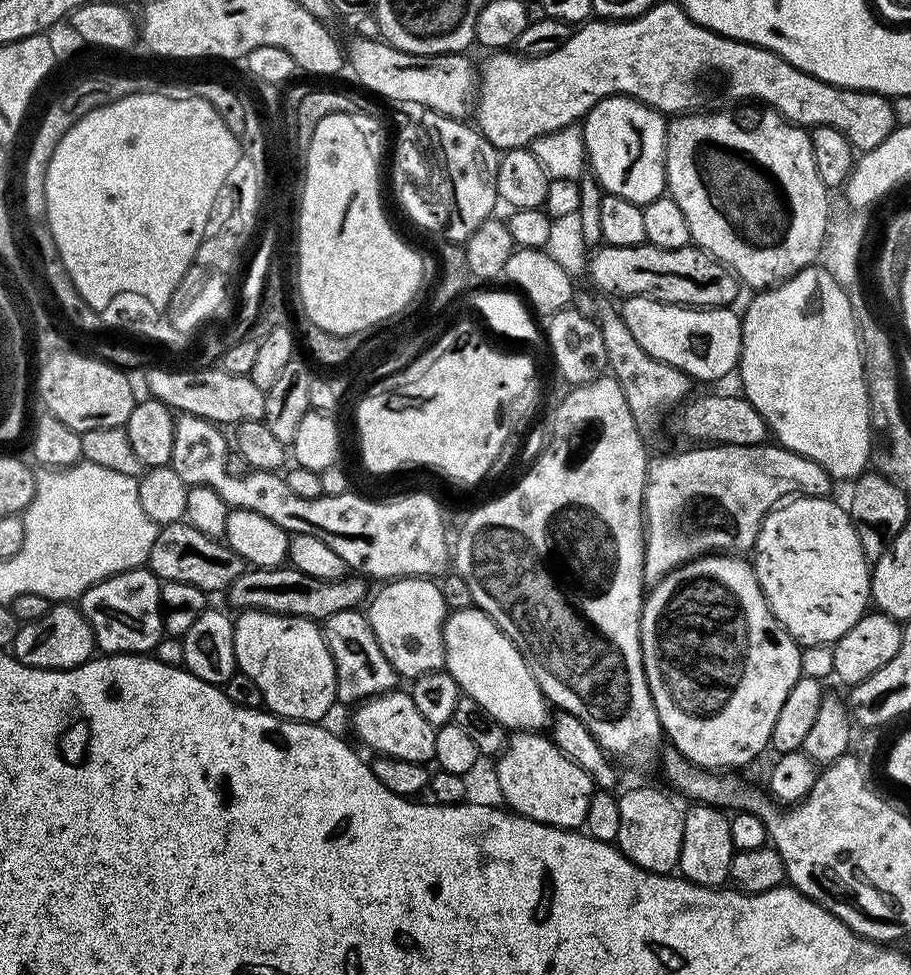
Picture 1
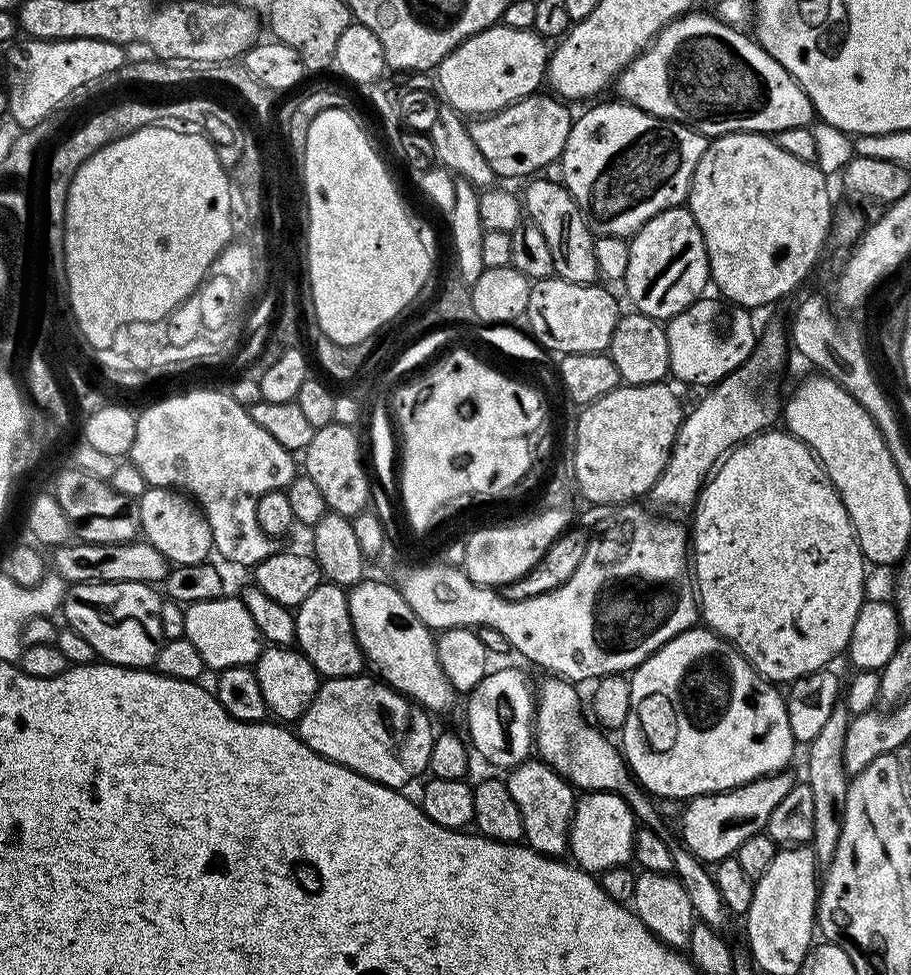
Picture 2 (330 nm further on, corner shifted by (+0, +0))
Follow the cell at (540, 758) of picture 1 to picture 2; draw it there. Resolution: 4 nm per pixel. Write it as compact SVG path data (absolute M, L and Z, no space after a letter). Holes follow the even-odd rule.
M585 791L577 799L572 812L568 827L568 852L577 868L593 874L631 865L637 827L632 807L617 792Z

